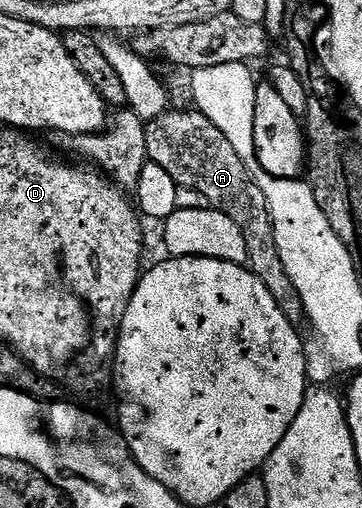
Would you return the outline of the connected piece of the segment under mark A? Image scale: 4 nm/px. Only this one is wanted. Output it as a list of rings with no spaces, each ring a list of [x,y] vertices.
[[[169,109],[145,124],[146,149],[149,162],[159,165],[173,177],[177,187],[184,187],[205,195],[213,210],[225,213],[246,237],[247,266],[270,289],[270,297],[278,301],[282,313],[294,324],[305,322],[302,297],[282,265],[282,253],[278,253],[278,241],[274,241],[274,227],[269,203],[261,186],[246,169],[234,145],[209,118],[200,111],[175,111]]]

